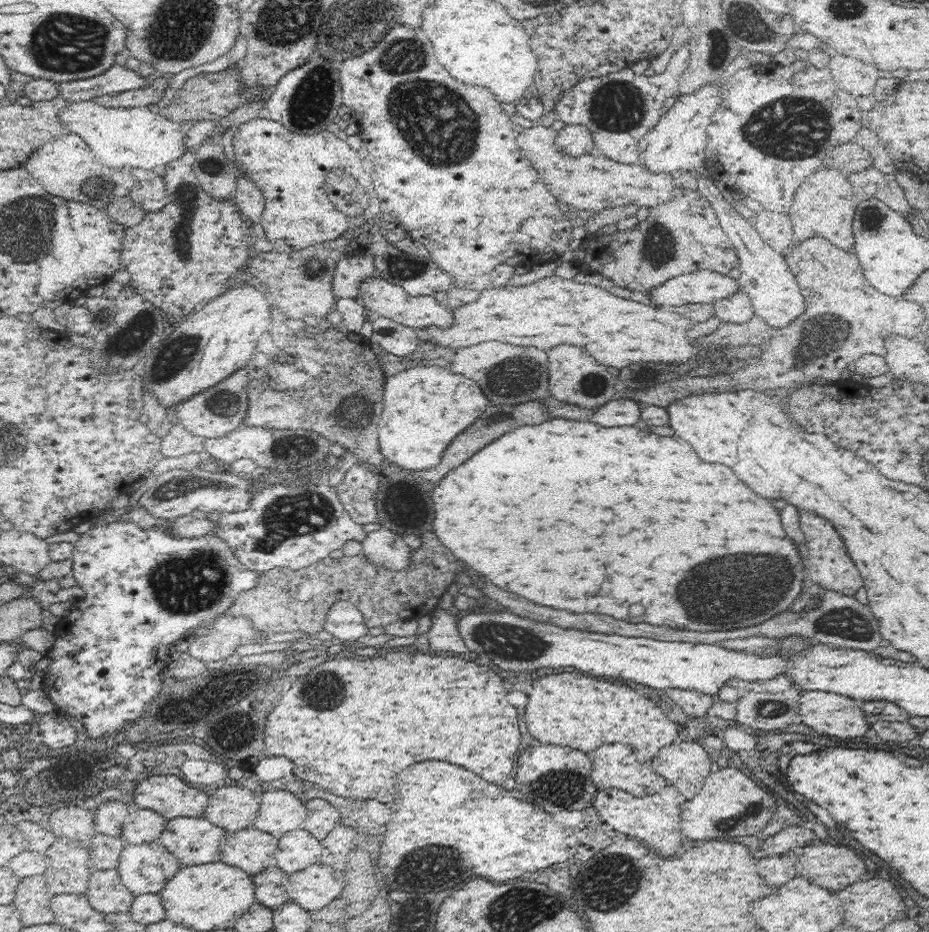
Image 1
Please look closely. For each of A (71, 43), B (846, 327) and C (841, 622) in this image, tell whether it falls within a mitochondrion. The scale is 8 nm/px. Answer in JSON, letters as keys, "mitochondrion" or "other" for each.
{"A":"mitochondrion","B":"mitochondrion","C":"mitochondrion"}

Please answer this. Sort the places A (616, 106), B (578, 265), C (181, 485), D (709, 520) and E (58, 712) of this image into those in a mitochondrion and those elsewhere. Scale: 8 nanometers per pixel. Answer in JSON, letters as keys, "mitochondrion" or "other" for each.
{"A":"mitochondrion","B":"other","C":"other","D":"other","E":"other"}

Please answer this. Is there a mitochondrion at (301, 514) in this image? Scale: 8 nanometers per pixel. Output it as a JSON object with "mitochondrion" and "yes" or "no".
{"mitochondrion":"yes"}

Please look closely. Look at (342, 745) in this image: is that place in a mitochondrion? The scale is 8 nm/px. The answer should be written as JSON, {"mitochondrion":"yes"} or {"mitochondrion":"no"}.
{"mitochondrion":"no"}

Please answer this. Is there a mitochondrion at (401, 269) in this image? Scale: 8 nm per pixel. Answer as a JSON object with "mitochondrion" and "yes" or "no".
{"mitochondrion":"yes"}

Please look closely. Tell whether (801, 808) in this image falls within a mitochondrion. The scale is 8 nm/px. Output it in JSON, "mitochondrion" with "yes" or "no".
{"mitochondrion":"no"}

